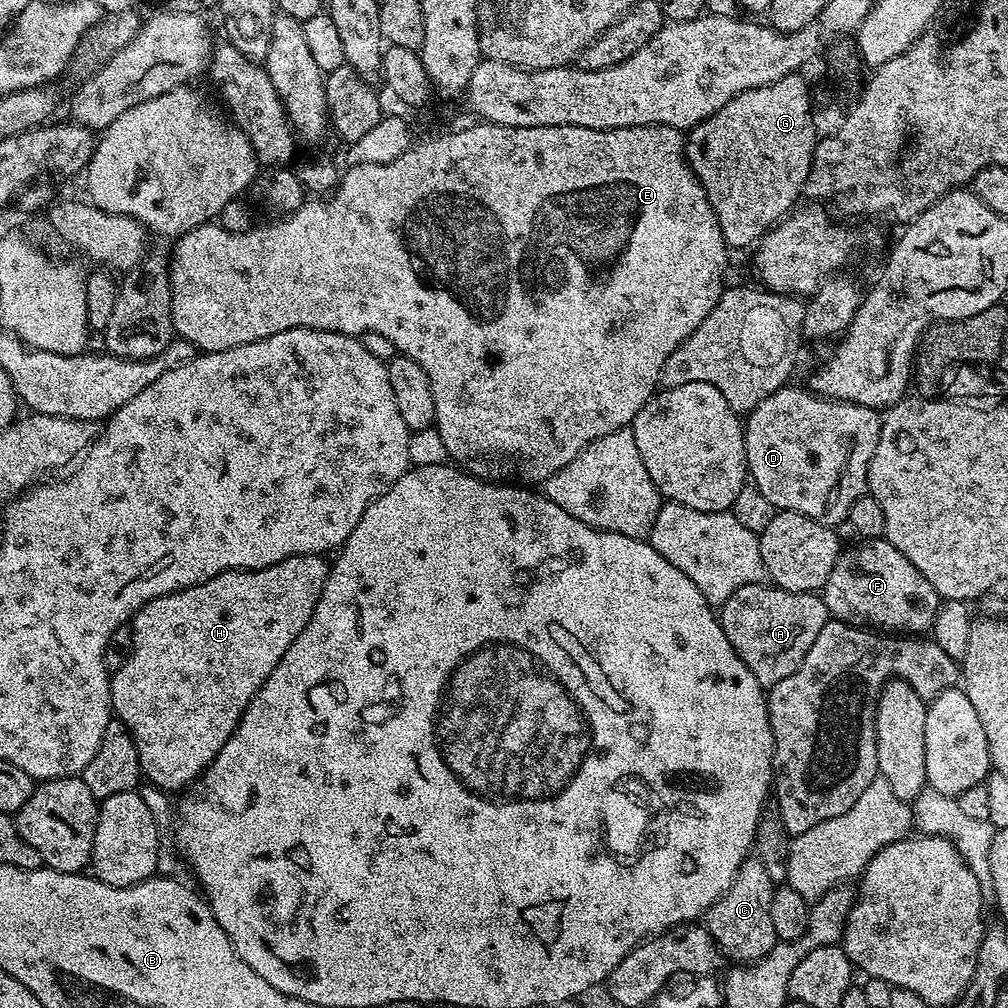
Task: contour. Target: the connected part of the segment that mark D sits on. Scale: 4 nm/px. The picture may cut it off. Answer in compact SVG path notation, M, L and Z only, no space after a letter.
M785 386L776 392L771 392L766 398L762 398L762 402L758 402L758 406L754 406L743 421L744 449L746 450L746 462L748 463L748 476L751 483L755 484L758 490L762 490L762 495L771 502L773 508L785 512L806 514L806 518L814 518L814 522L835 526L843 522L843 520L847 520L850 506L854 506L856 499L868 492L870 458L874 458L874 450L878 446L882 416L874 408L867 408L861 404L851 404L845 400L829 400L804 386L801 386L801 388L792 387Z

